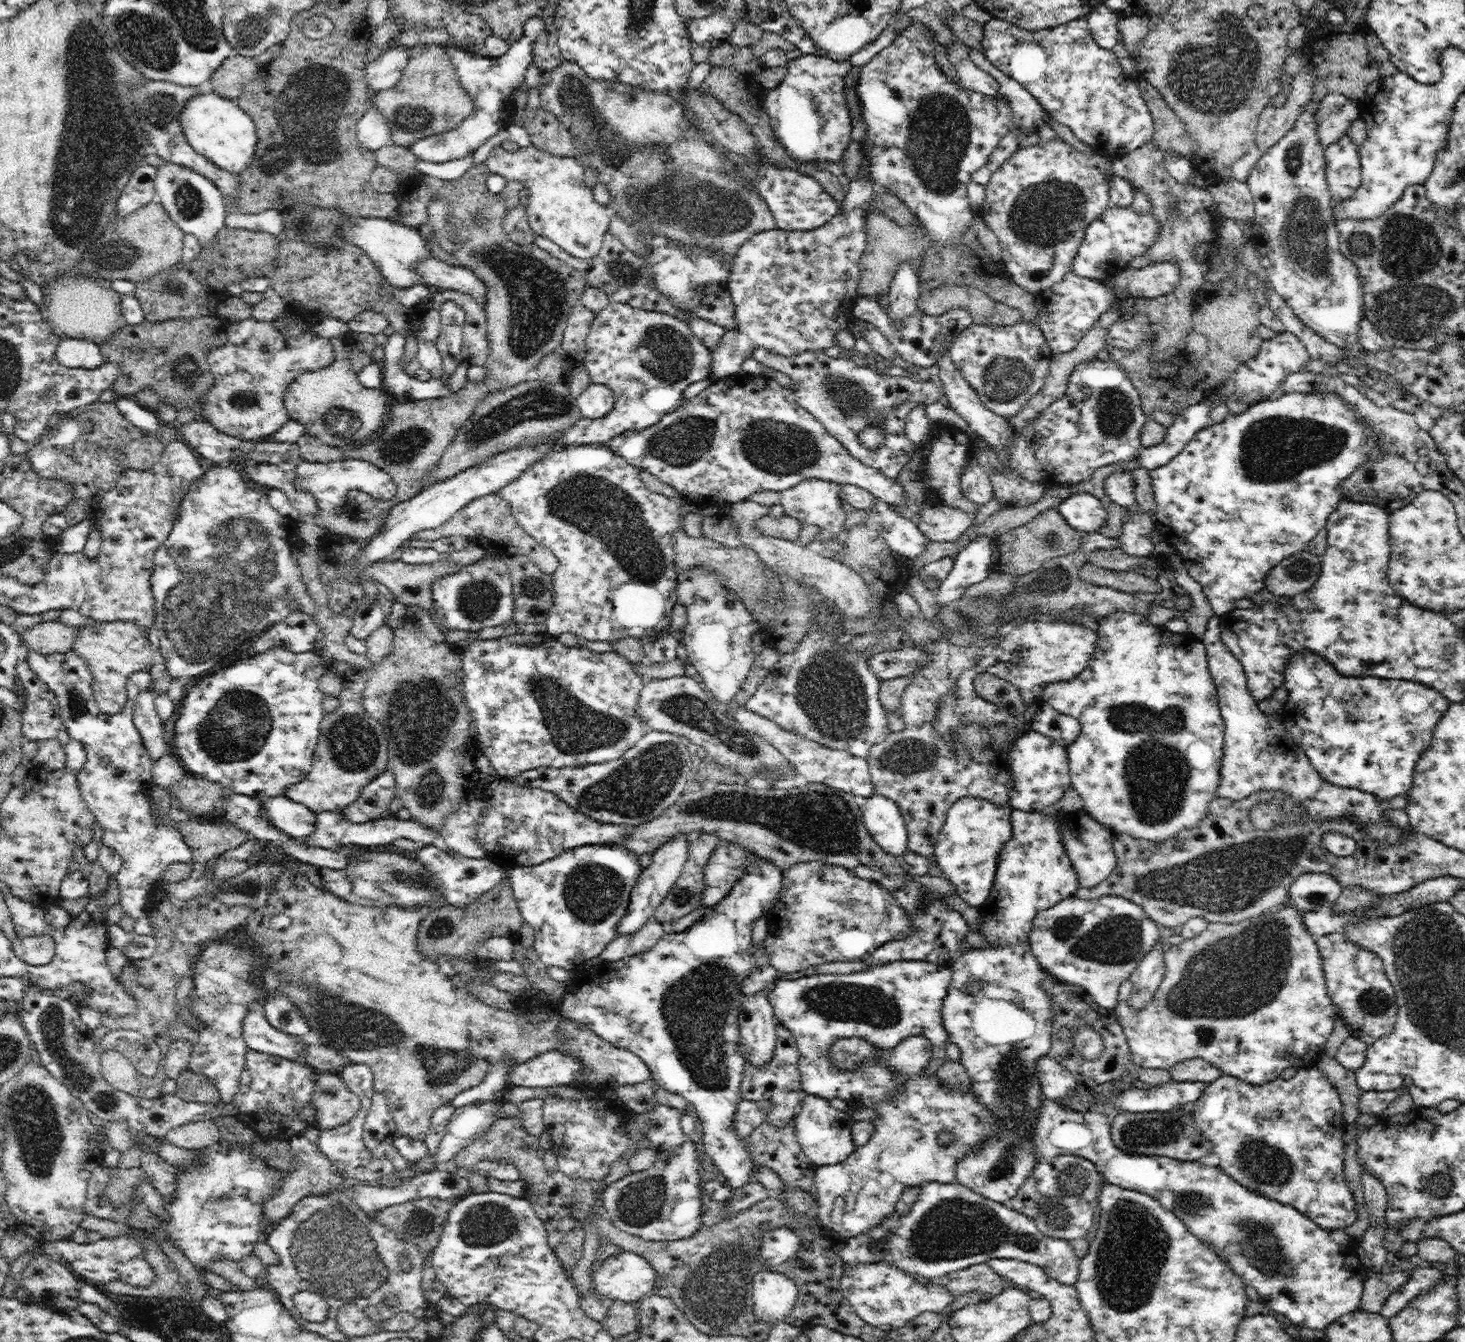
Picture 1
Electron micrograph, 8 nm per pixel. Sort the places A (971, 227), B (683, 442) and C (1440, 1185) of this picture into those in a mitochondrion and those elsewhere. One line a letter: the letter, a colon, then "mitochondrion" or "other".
A: other
B: mitochondrion
C: mitochondrion

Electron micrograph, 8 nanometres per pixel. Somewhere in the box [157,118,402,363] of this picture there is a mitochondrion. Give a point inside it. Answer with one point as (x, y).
(304, 227)

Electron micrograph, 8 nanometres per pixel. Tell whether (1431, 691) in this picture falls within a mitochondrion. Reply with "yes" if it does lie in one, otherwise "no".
no

